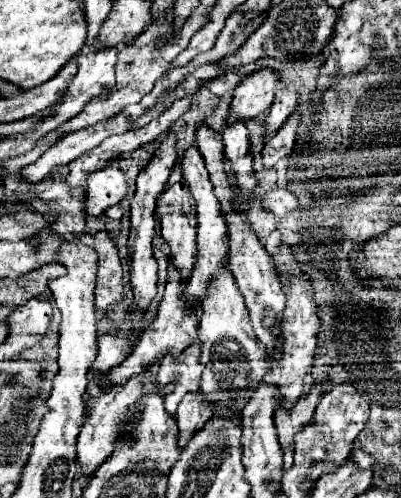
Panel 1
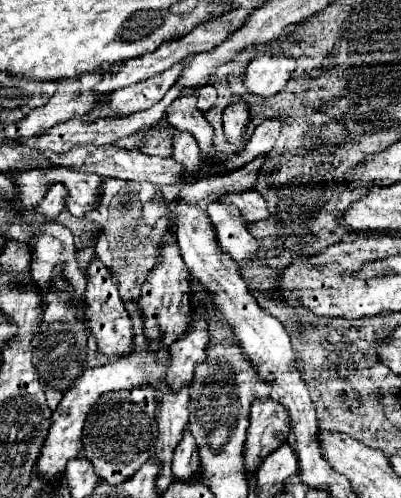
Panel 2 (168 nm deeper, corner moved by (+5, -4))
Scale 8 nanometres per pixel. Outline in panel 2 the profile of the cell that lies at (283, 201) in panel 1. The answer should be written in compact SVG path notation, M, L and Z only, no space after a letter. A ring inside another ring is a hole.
M245 190L245 192L227 192L221 196L221 202L229 202L229 206L237 206L239 214L247 222L257 222L269 216L267 212L267 202L265 198L255 192L255 190Z

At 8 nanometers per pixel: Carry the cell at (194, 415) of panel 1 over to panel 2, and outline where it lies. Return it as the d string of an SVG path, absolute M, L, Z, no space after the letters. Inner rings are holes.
M185 430L183 440L175 448L173 456L173 476L181 482L189 482L193 474L199 472L199 454L197 454L197 444L189 430Z

